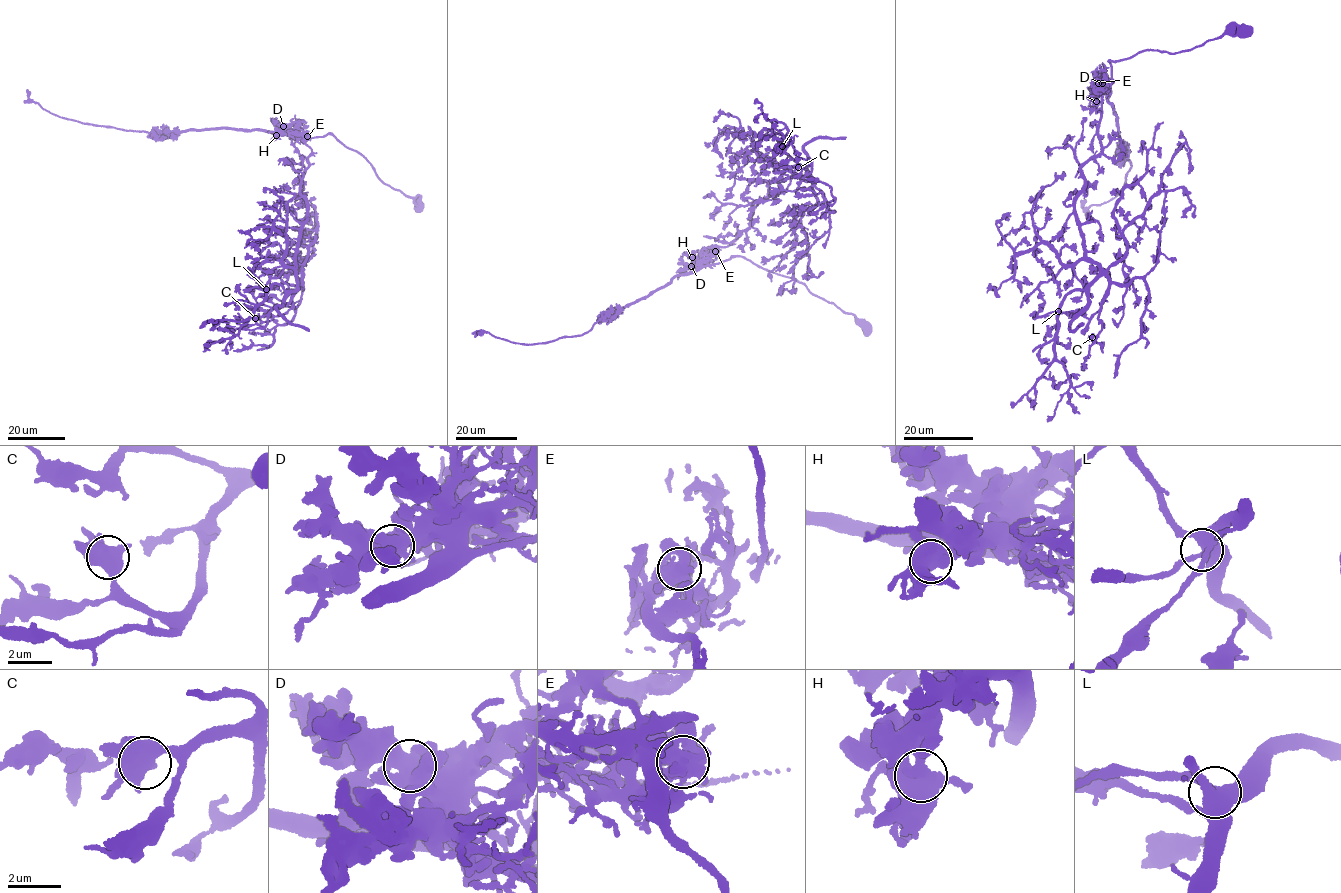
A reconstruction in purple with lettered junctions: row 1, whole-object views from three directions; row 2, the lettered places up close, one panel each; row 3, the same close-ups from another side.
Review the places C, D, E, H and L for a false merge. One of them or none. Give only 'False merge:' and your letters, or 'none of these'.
False merge: E

